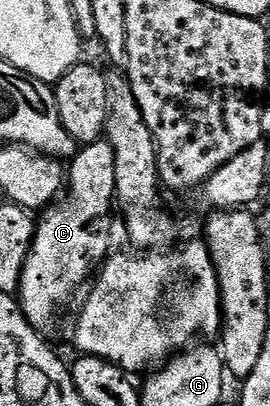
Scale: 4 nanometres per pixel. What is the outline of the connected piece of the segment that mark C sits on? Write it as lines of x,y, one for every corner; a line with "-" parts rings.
106,138
82,145
66,169
65,195
38,217
17,293
23,316
35,329
49,327
59,312
59,304
69,303
75,291
83,283
86,285
107,259
107,224
103,219
110,214
111,208
113,212
117,200
116,178
117,158

